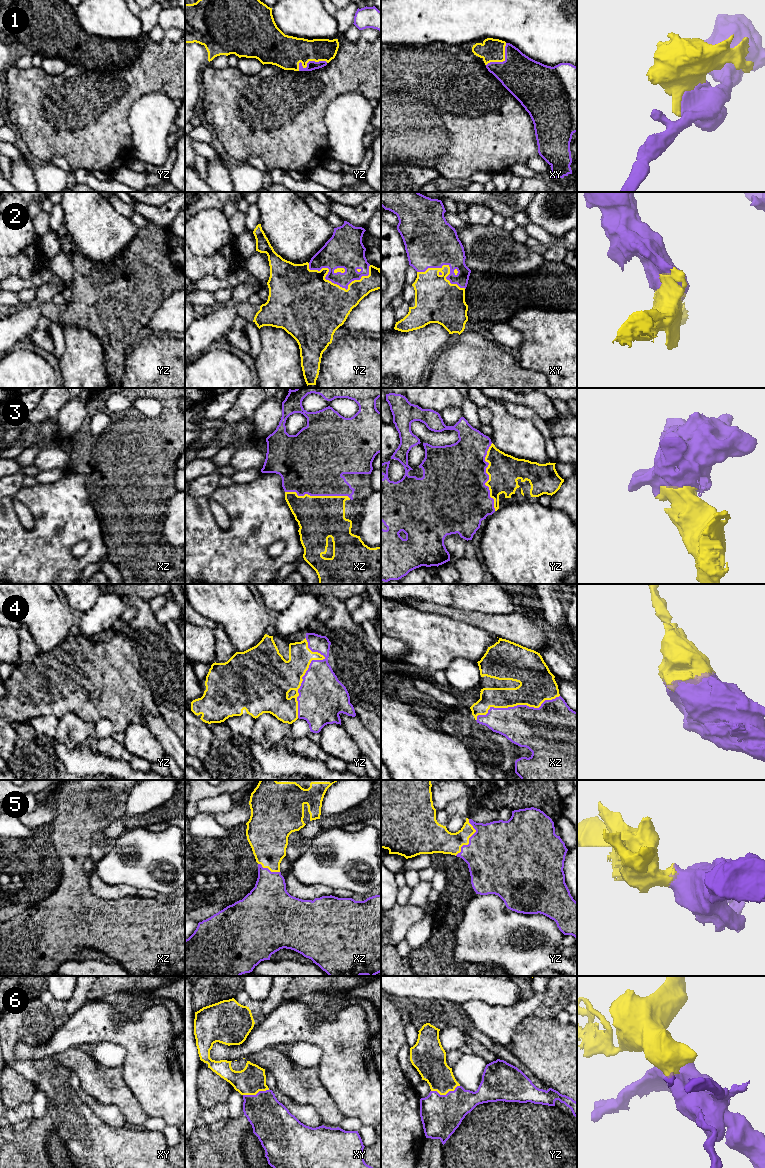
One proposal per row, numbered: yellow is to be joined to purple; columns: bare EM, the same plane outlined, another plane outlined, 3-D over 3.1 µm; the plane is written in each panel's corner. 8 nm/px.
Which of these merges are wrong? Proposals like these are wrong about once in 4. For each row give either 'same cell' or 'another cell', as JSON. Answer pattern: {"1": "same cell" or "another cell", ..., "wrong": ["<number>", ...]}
{"1": "same cell", "2": "same cell", "3": "same cell", "4": "same cell", "5": "same cell", "6": "same cell", "wrong": []}

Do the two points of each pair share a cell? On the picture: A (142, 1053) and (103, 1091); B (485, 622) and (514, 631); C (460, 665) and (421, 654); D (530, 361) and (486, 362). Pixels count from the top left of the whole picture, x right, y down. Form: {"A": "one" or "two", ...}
{"A": "two", "B": "one", "C": "two", "D": "two"}

